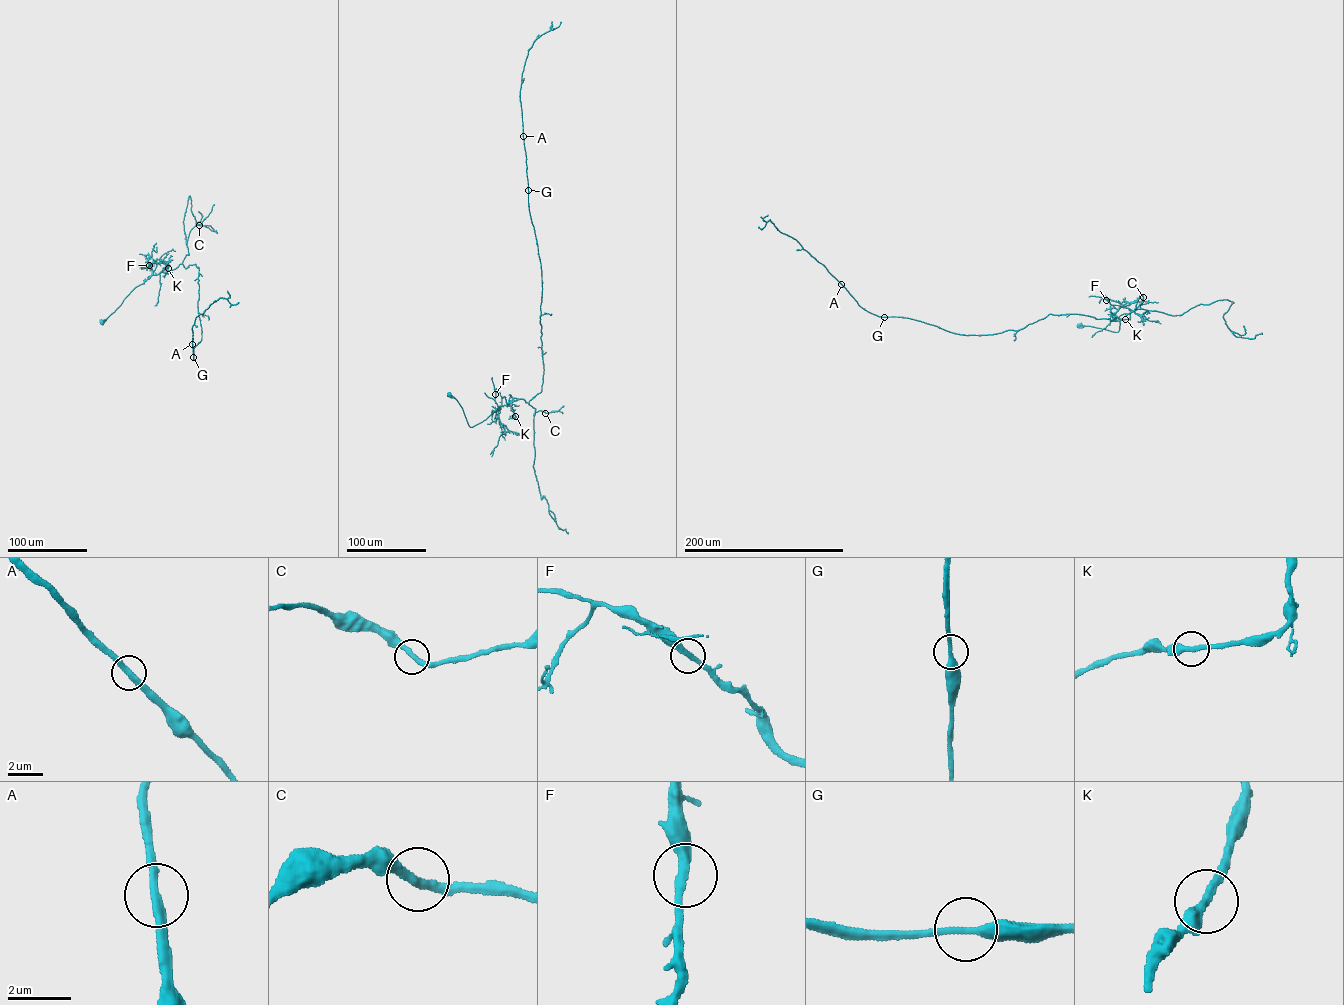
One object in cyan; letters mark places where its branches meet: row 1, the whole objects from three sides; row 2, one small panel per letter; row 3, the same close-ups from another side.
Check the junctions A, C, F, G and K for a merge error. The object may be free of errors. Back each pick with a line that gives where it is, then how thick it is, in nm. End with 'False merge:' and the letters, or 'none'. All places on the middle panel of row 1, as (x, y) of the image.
False merge: none

